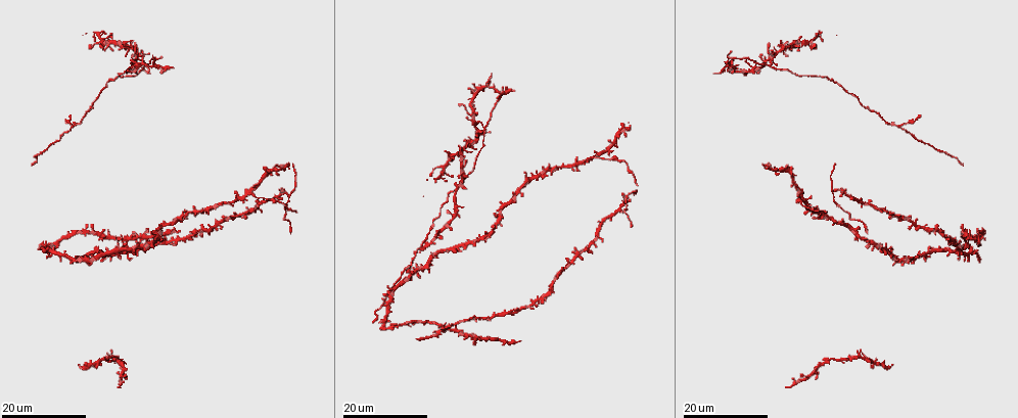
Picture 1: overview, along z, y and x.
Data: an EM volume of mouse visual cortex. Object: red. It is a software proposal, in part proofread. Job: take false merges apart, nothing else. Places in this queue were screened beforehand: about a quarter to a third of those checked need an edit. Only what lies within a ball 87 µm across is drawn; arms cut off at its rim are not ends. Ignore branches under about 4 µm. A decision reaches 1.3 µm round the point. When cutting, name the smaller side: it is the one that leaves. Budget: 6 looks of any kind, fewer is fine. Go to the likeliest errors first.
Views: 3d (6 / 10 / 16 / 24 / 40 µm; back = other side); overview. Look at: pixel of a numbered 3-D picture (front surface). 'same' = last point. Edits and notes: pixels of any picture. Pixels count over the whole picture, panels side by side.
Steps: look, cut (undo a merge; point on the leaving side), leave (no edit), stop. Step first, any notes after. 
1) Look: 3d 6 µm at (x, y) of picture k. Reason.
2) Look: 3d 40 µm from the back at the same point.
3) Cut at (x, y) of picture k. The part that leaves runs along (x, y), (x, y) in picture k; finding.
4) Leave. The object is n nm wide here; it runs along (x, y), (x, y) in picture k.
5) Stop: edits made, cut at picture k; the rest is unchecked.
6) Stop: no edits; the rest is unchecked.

Look: 3d 16 µm at (766, 63) of picture 1. Four-way junction.

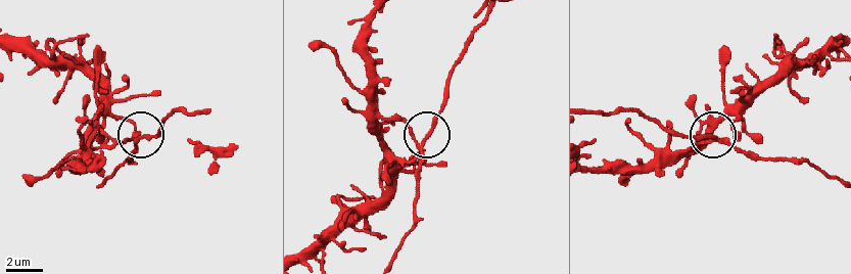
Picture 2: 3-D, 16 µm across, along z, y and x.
Look: 3d 10 µm at (721, 142) of picture 2.

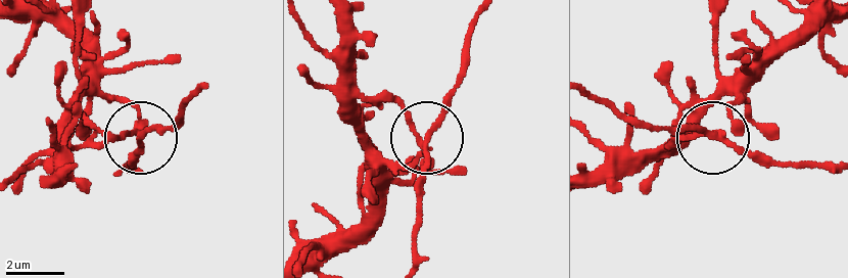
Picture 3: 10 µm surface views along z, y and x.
Look: 3d 6 µm at (137, 136) of picture 3.

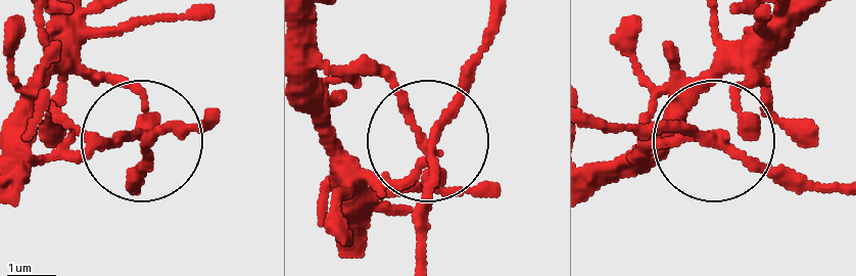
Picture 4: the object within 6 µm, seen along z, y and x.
Cut at (102, 78) of picture 4. The part that leaves runs along (720, 136), (757, 72), (814, 14) in picture 4; two neurons meet here.

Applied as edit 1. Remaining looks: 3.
Look: overview.

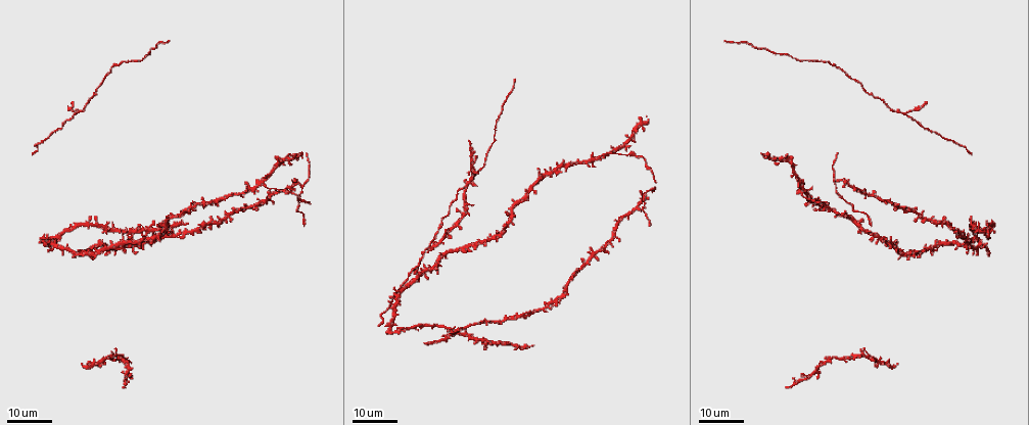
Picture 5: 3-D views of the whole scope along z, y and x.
Look: 3d 24 µm at (263, 181) of picture 5.

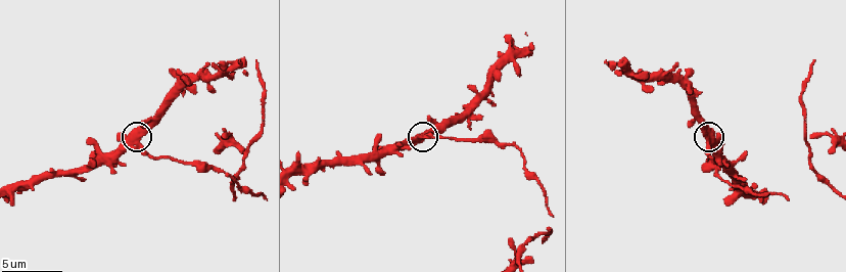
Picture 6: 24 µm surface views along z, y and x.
Look: 3d 10 µm at (140, 142) of picture 6.

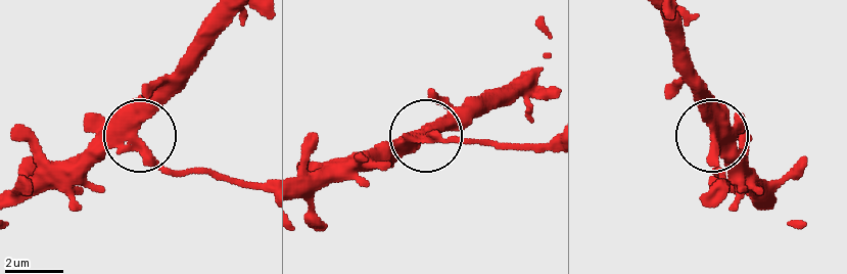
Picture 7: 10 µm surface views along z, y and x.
Cut at (169, 169) of picture 7. The object is 490 nm wide here; the part that leaves runs along (133, 148), (175, 171), (263, 185) in picture 7; two neurons meet here.

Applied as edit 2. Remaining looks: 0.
Stop: edits made, cut at picture 4, cut at picture 7; the rest is unchecked.

